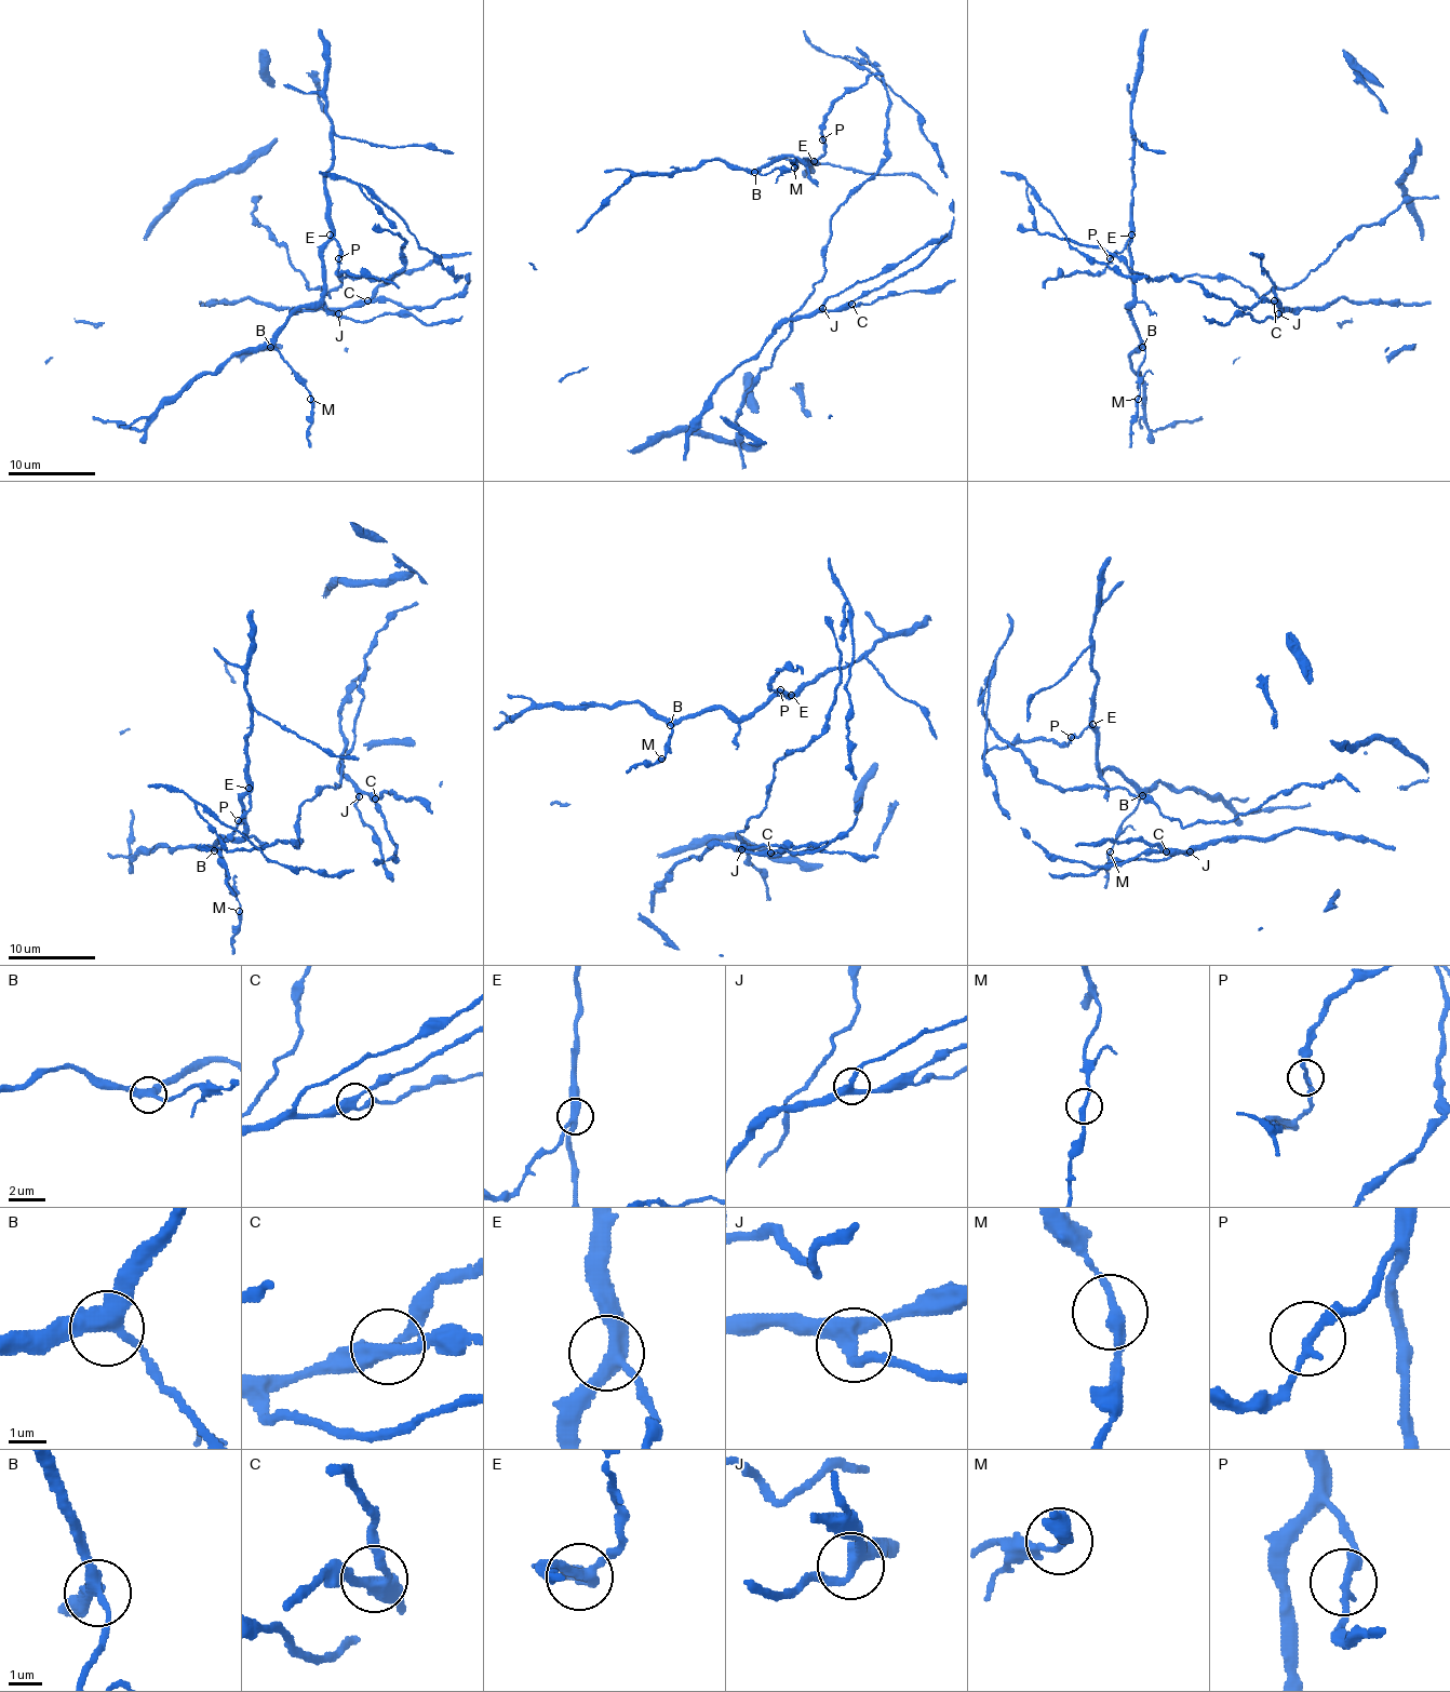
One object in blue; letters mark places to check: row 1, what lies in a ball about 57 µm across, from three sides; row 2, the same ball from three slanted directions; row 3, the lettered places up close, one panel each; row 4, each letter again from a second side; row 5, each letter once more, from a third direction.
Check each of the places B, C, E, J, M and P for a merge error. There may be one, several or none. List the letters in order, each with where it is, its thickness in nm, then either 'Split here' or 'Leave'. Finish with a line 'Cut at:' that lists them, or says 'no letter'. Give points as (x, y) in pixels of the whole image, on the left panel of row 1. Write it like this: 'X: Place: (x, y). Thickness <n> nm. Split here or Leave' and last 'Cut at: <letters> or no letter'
B: Place: (270, 347). Thickness 400 nm. Leave
C: Place: (367, 300). Thickness 340 nm. Leave
E: Place: (330, 234). Thickness 340 nm. Leave
J: Place: (338, 313). Thickness 320 nm. Leave
M: Place: (310, 399). Thickness 260 nm. Leave
P: Place: (338, 258). Thickness 200 nm. Leave
Cut at: no letter

